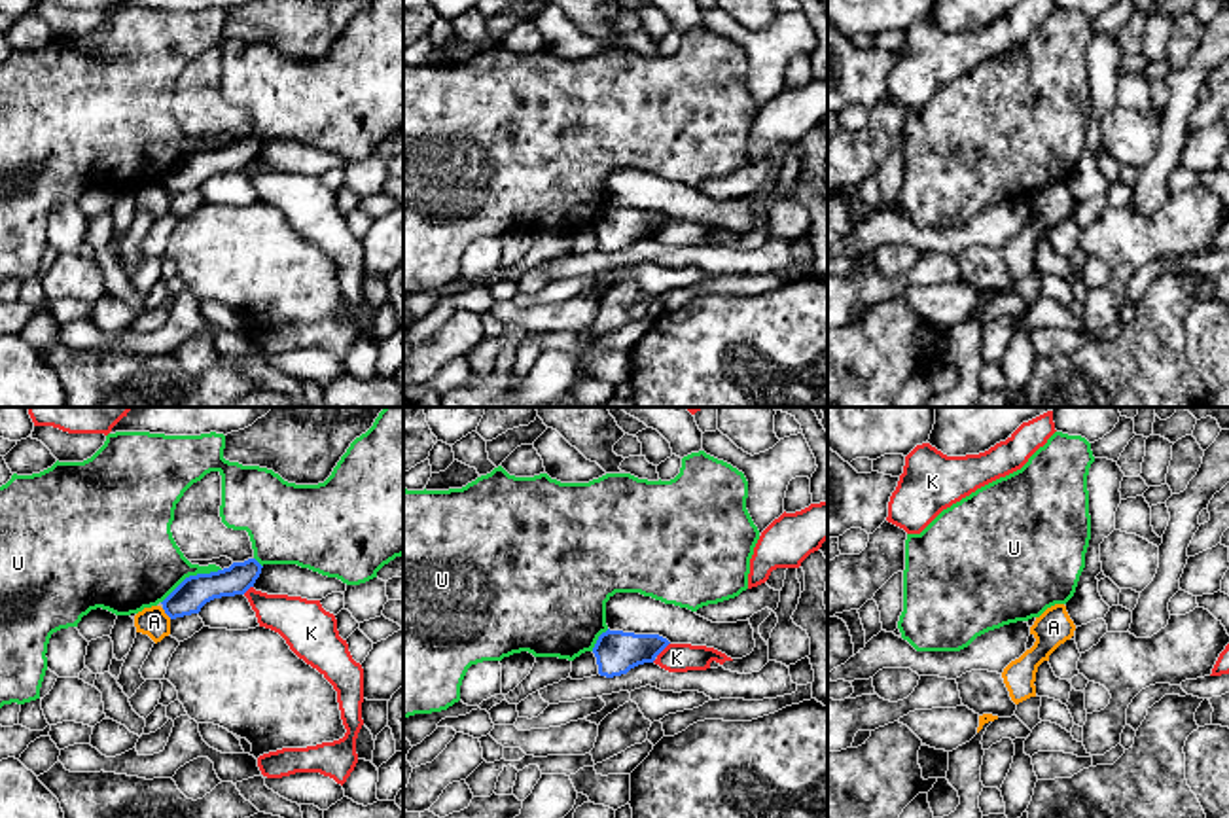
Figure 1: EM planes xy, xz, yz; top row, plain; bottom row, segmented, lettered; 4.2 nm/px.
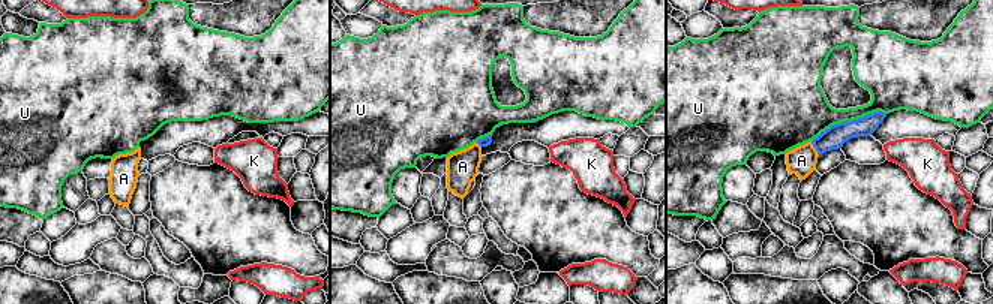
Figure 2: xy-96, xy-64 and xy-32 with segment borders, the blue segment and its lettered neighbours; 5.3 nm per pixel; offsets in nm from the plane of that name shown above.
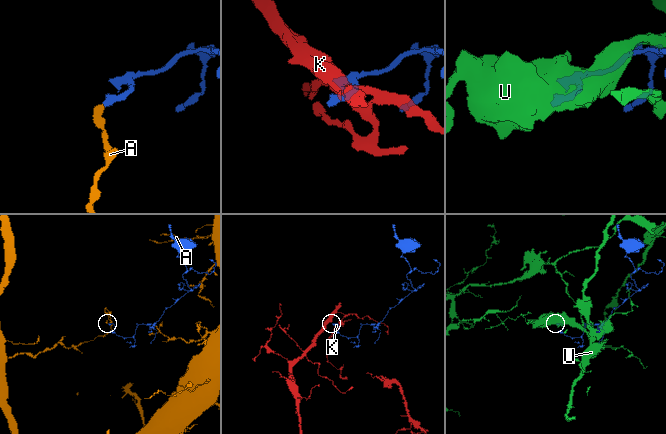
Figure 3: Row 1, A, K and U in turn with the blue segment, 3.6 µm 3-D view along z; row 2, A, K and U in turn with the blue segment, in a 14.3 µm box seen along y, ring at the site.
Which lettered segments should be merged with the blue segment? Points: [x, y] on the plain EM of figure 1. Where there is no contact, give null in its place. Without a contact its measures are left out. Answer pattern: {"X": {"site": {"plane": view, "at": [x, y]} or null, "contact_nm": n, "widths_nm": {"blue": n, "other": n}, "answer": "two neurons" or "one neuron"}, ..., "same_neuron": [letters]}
{"A": {"site": {"plane": "xy", "at": [167, 190]}, "contact_nm": 60, "widths_nm": {"blue": 140, "other": 120}, "answer": "two neurons"}, "K": {"site": {"plane": "xz", "at": [661, 226]}, "contact_nm": 90, "widths_nm": {"blue": 180, "other": 130}, "answer": "two neurons"}, "U": {"site": {"plane": "xy", "at": [190, 152]}, "contact_nm": 300, "widths_nm": {"blue": 140, "other": 400}, "answer": "two neurons"}, "same_neuron": []}

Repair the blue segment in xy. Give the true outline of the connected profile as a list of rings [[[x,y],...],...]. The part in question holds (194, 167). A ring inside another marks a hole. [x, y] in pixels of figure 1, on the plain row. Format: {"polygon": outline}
{"polygon": [[[256,134],[233,138],[229,144],[186,153],[161,180],[170,195],[199,189],[201,184],[222,172],[244,170],[261,150]]]}

